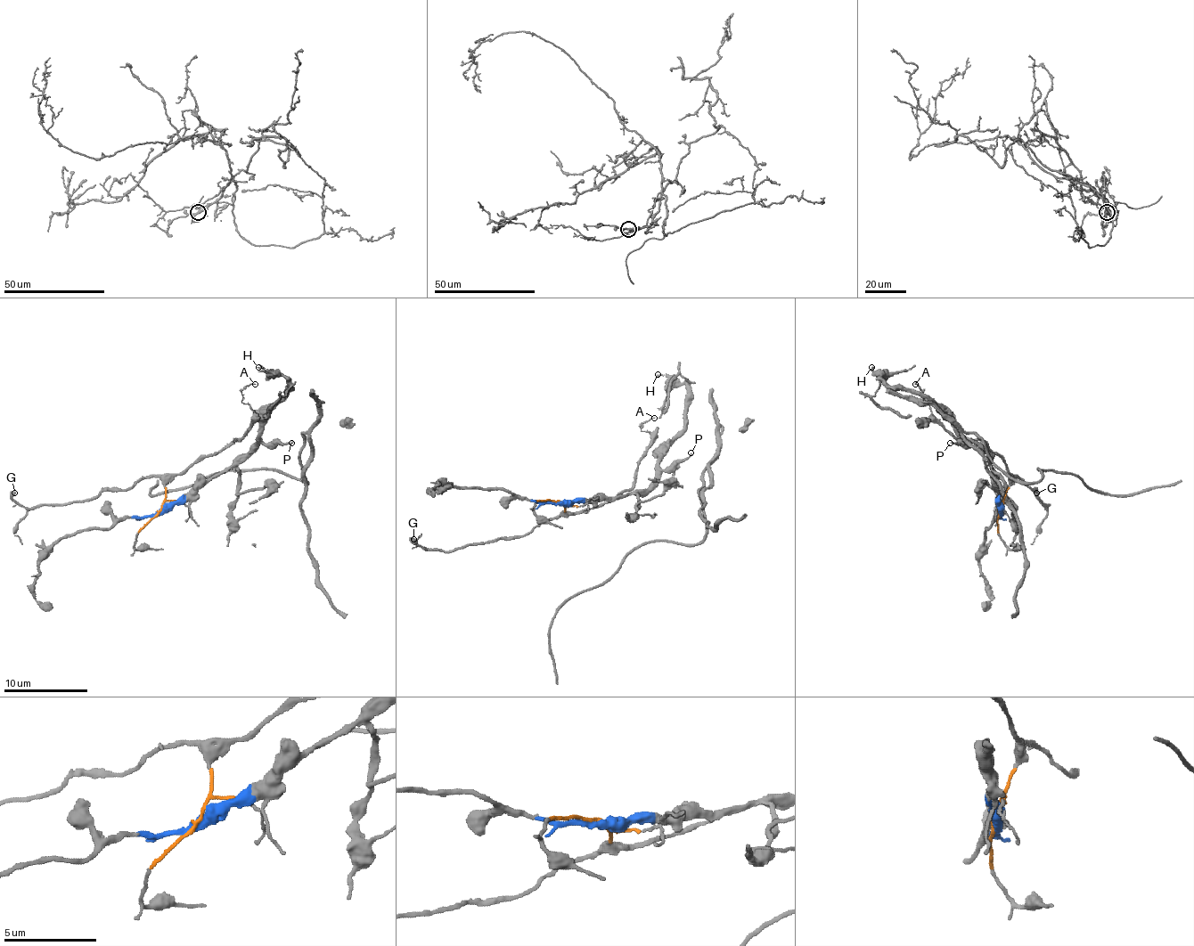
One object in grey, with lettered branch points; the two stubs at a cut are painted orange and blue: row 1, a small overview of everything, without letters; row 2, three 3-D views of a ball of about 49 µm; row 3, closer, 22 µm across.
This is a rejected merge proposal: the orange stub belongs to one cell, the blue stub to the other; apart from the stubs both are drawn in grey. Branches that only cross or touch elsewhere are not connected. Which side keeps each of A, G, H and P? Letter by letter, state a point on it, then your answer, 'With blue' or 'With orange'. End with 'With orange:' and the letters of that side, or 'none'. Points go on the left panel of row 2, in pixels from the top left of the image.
A: Place: (255, 384). With orange
G: Place: (14, 493). With orange
H: Place: (258, 367). With blue
P: Place: (291, 443). With blue
With orange: A, G

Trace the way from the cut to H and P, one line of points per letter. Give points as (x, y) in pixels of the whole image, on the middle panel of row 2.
H: (559, 502), (609, 501), (640, 494), (655, 479), (659, 452), (684, 428), (688, 392), (684, 383), (657, 375)
P: (559, 502), (609, 501), (640, 494), (659, 476), (672, 471), (691, 452)

